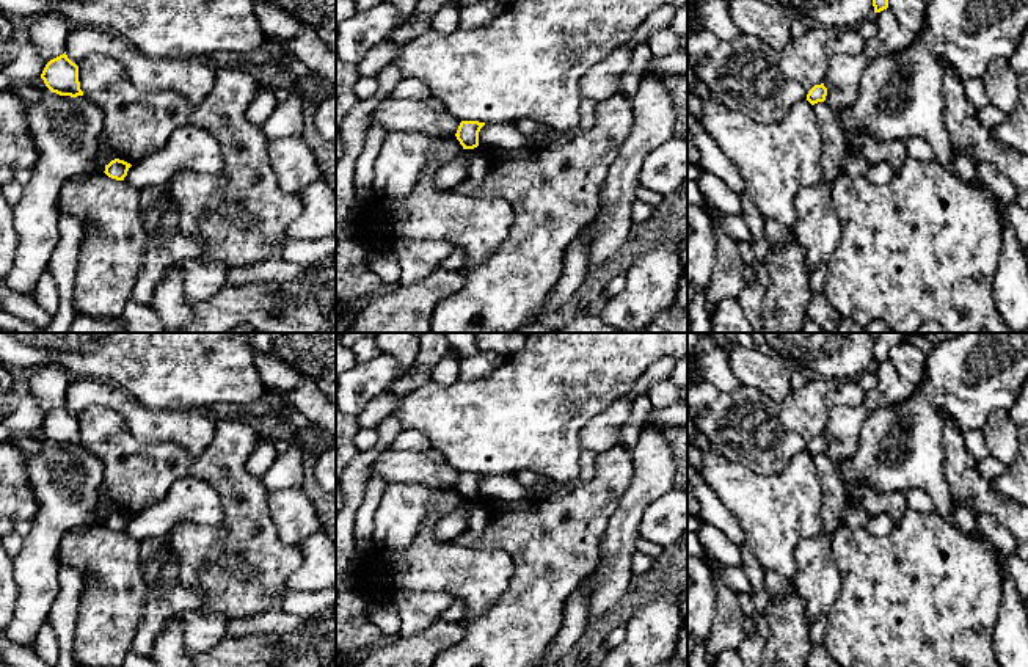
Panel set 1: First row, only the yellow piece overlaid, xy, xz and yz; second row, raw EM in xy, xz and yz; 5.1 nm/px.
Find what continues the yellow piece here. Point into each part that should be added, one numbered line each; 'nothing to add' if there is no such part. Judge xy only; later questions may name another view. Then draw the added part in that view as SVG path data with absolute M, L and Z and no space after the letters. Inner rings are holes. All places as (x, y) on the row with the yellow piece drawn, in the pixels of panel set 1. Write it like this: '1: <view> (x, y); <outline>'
nothing to add

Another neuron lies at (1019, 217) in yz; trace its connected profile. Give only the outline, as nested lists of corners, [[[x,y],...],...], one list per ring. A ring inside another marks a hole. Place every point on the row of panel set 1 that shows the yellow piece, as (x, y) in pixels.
[[[1014,202],[1008,206],[1008,215],[1020,246],[1026,250],[1028,248],[1028,212]]]

